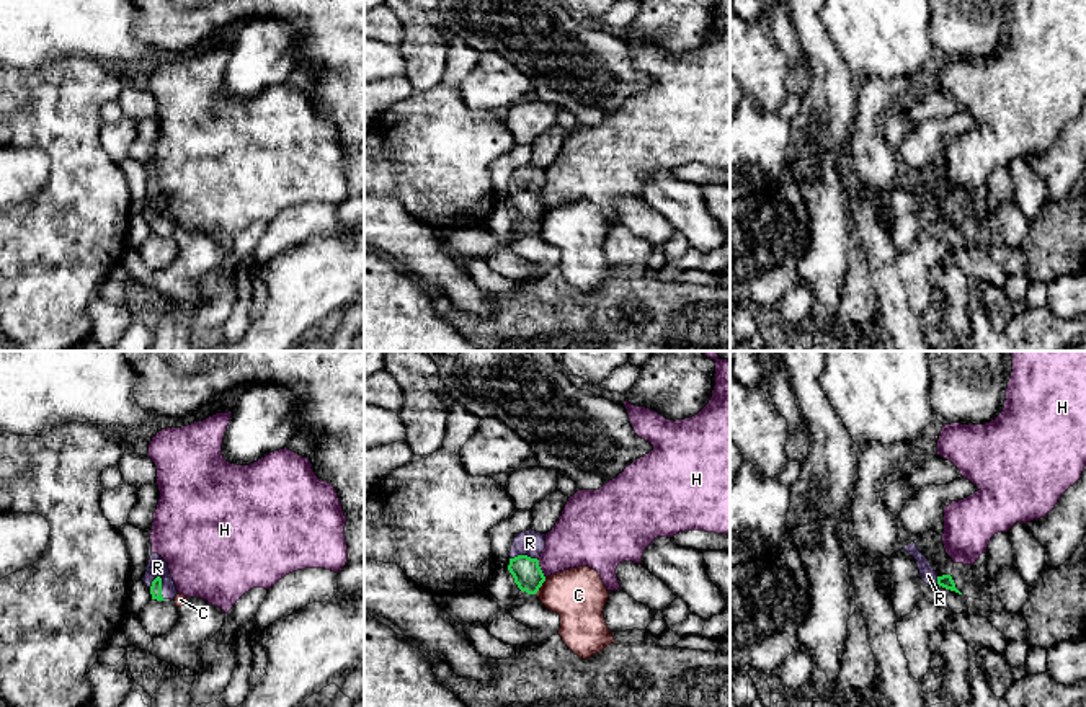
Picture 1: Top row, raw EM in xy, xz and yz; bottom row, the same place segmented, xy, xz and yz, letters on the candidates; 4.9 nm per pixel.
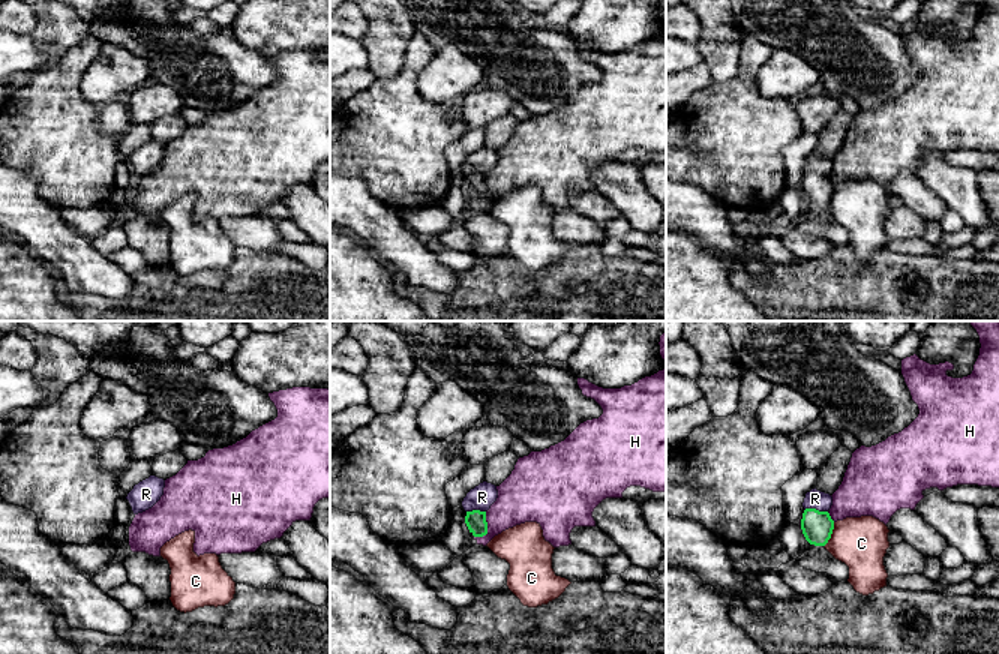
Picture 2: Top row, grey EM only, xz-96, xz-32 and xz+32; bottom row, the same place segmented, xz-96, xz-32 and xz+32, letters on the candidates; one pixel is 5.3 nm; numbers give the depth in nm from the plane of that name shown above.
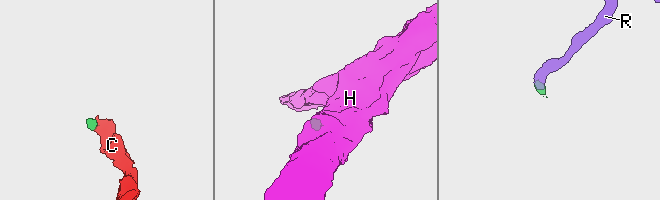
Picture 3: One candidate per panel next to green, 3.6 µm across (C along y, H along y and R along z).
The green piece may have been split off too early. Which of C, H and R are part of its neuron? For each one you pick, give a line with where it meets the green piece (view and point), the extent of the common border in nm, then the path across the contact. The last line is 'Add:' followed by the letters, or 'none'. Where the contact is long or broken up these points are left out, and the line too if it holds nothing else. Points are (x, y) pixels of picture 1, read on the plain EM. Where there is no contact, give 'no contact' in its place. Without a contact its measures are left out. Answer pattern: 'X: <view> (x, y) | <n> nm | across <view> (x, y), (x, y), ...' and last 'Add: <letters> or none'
R: xy (160, 222) | 130 nm | across xy (155, 224), (160, 222), (157, 201)
Add: R

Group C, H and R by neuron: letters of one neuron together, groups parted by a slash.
C / H / R

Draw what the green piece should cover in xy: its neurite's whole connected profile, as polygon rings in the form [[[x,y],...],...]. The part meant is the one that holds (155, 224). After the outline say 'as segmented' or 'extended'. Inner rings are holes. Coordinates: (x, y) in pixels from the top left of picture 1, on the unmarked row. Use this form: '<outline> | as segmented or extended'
[[[158,188],[150,189],[142,216],[150,224],[152,233],[175,233],[178,229],[176,219],[168,204],[168,198]]] | extended

